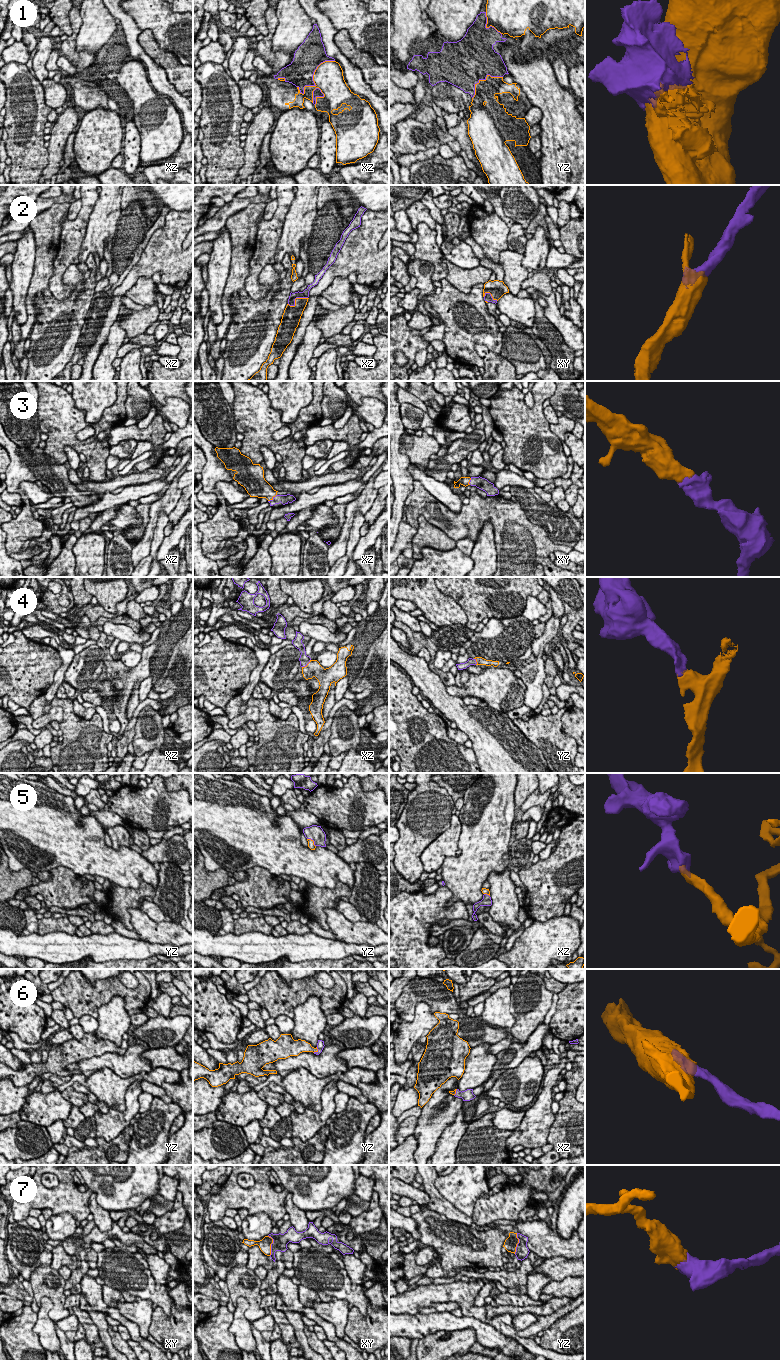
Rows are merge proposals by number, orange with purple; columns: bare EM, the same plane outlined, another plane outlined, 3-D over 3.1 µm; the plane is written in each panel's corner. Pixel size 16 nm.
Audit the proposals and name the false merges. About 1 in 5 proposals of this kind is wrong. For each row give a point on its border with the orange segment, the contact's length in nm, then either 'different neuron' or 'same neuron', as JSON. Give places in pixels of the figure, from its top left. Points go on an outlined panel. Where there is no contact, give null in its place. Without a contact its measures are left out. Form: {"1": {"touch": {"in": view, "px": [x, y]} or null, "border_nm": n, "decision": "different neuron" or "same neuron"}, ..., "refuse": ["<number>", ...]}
{"1": {"touch": {"in": "xz", "px": [313, 80]}, "border_nm": 800, "decision": "different neuron"}, "2": {"touch": {"in": "xz", "px": [295, 299]}, "border_nm": 340, "decision": "same neuron"}, "3": {"touch": {"in": "xz", "px": [272, 498]}, "border_nm": 190, "decision": "same neuron"}, "4": {"touch": {"in": "xz", "px": [307, 664]}, "border_nm": 200, "decision": "same neuron"}, "5": {"touch": {"in": "yz", "px": [313, 841]}, "border_nm": 200, "decision": "same neuron"}, "6": {"touch": {"in": "yz", "px": [316, 1051]}, "border_nm": 120, "decision": "same neuron"}, "7": {"touch": {"in": "xy", "px": [270, 1245]}, "border_nm": 340, "decision": "same neuron"}, "refuse": ["1"]}

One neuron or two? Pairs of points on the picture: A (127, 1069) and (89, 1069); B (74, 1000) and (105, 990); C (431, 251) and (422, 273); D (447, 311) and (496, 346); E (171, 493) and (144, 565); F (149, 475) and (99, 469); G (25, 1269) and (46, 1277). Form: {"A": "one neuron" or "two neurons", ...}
{"A": "one neuron", "B": "one neuron", "C": "two neurons", "D": "one neuron", "E": "two neurons", "F": "two neurons", "G": "two neurons"}

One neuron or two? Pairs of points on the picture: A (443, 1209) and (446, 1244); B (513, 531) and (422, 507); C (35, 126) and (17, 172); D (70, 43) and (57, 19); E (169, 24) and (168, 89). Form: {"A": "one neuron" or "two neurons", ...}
{"A": "two neurons", "B": "one neuron", "C": "one neuron", "D": "two neurons", "E": "two neurons"}

